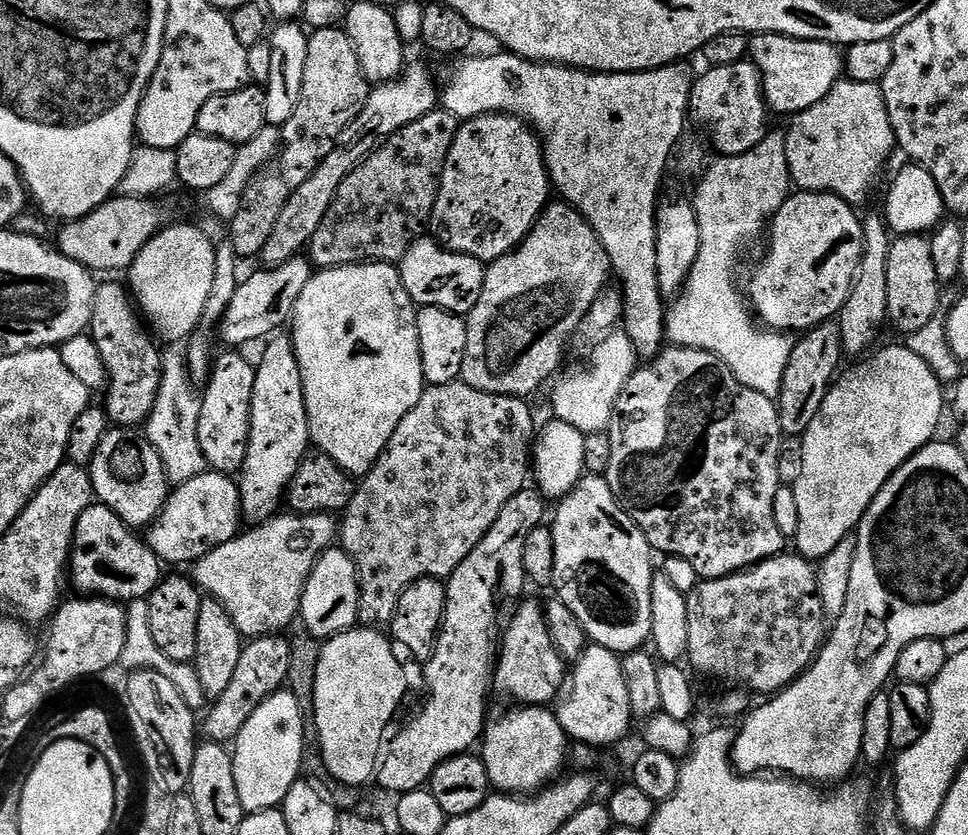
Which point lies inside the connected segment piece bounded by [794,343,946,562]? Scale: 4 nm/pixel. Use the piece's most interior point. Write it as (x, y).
(873, 419)

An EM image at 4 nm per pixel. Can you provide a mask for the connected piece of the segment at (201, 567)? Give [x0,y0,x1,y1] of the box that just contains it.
[194,514,338,636]

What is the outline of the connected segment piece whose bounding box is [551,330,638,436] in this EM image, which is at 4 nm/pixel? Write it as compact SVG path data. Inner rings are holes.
M623 330L609 334L605 340L591 349L592 361L588 368L564 380L552 392L552 413L557 420L566 422L585 436L607 433L612 426L612 415L622 390L638 367L638 357L630 338Z

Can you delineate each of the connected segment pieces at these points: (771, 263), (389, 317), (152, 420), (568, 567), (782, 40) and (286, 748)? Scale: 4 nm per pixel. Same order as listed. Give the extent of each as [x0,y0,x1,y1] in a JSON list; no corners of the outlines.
[[746,191,864,334],[290,264,426,478],[146,351,208,486],[550,475,654,654],[748,32,846,118],[232,690,305,813]]

